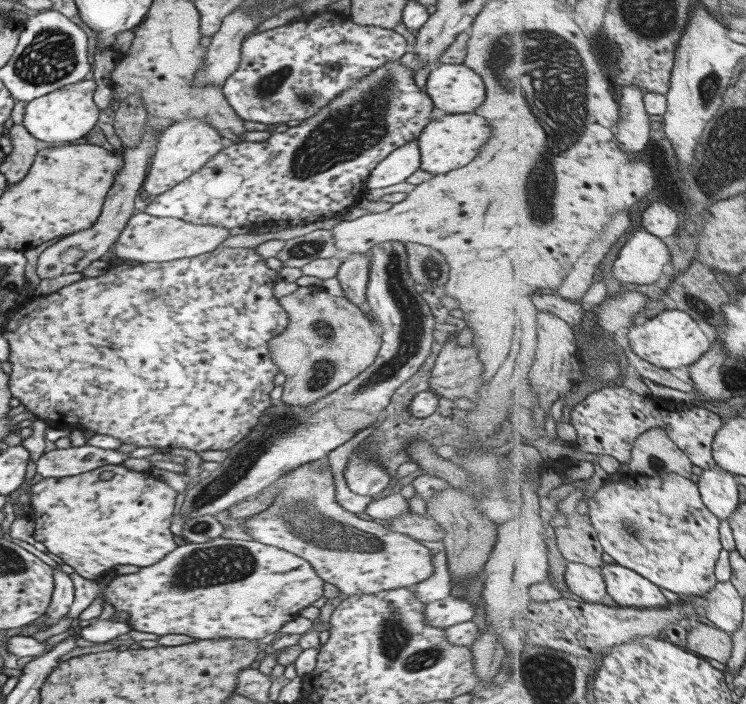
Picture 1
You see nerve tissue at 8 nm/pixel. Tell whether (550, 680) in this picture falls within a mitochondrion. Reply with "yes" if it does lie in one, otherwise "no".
yes

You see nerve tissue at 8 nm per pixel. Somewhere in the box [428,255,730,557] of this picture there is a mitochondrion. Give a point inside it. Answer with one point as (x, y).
(695, 303)

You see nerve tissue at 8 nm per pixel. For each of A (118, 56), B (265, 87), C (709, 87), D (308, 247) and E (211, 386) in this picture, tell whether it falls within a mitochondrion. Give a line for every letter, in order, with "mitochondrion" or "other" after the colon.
A: other
B: mitochondrion
C: mitochondrion
D: mitochondrion
E: other

